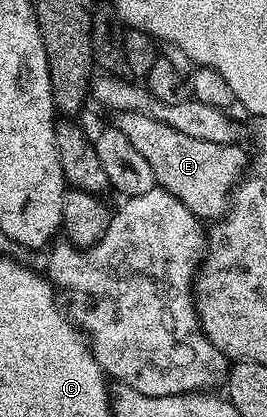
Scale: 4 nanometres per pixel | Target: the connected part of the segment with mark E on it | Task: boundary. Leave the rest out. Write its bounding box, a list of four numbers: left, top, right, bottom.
[116,113,248,223]

